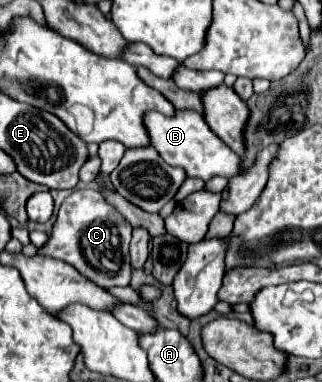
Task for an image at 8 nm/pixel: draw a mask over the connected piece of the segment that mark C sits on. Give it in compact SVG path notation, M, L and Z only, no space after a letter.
M79 188L61 204L49 240L39 246L39 256L73 264L85 278L101 288L129 286L133 274L133 266L129 264L129 240L131 224L109 206L97 190Z

